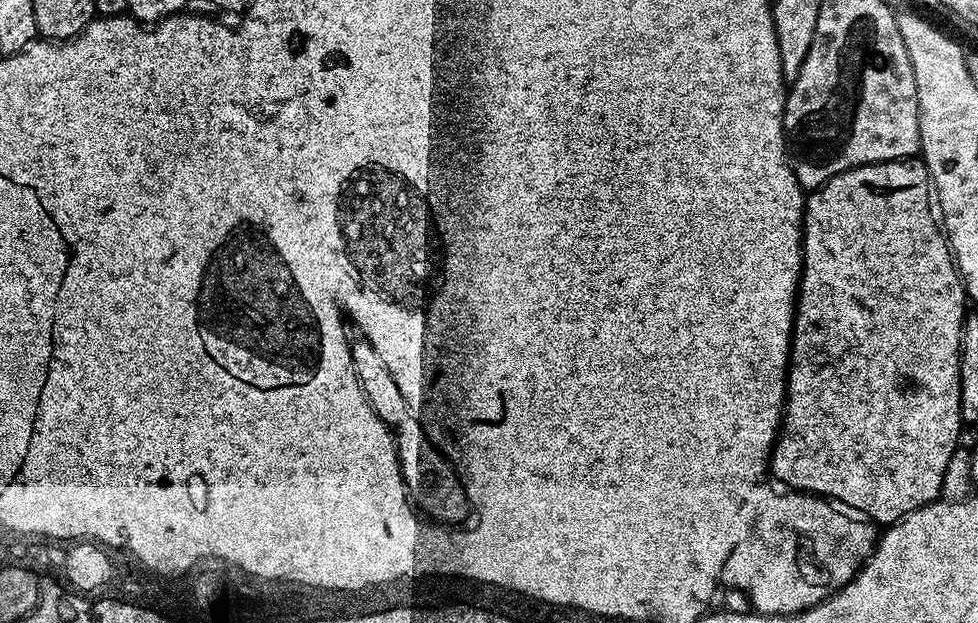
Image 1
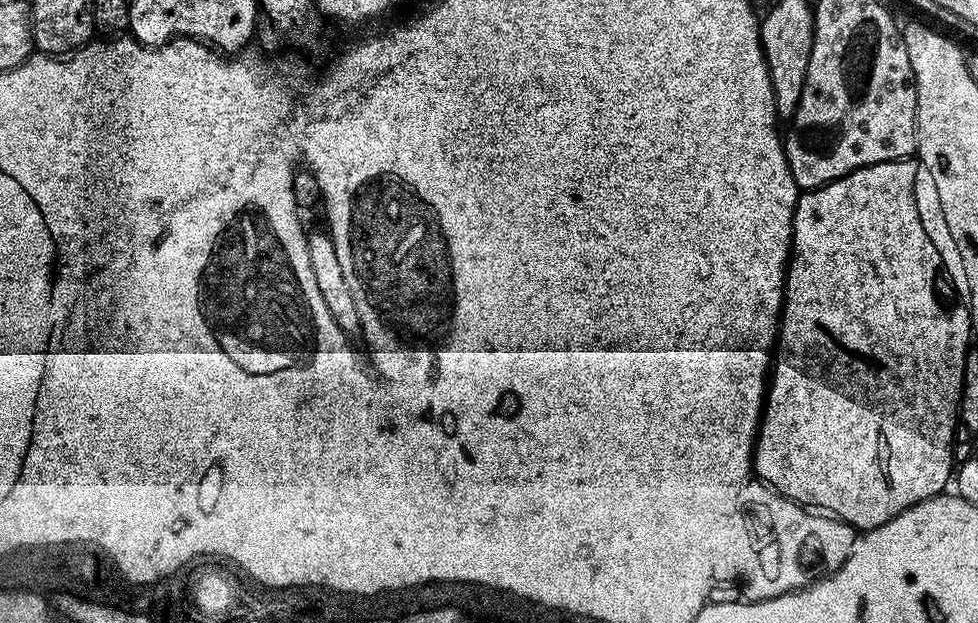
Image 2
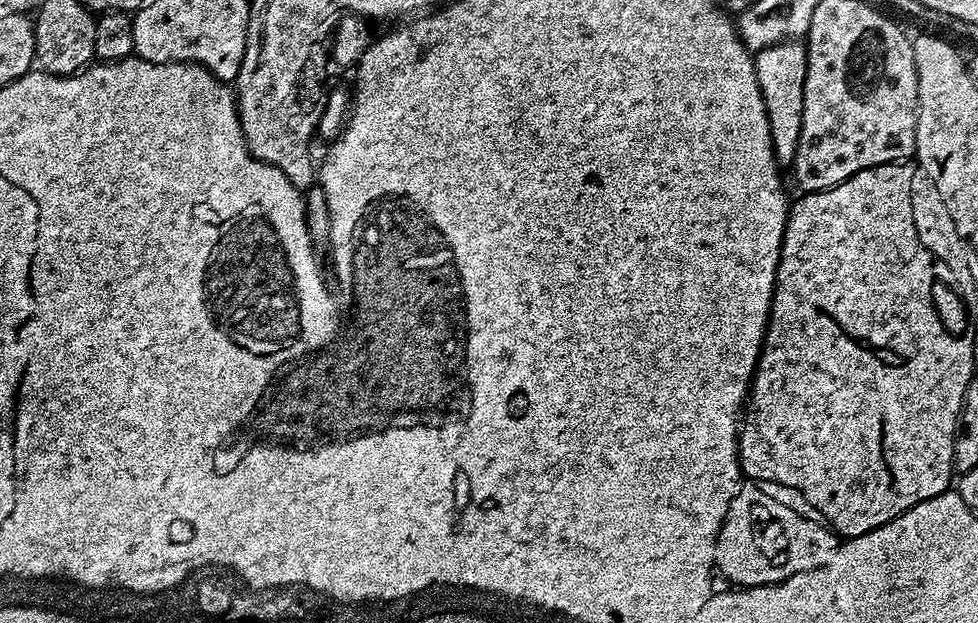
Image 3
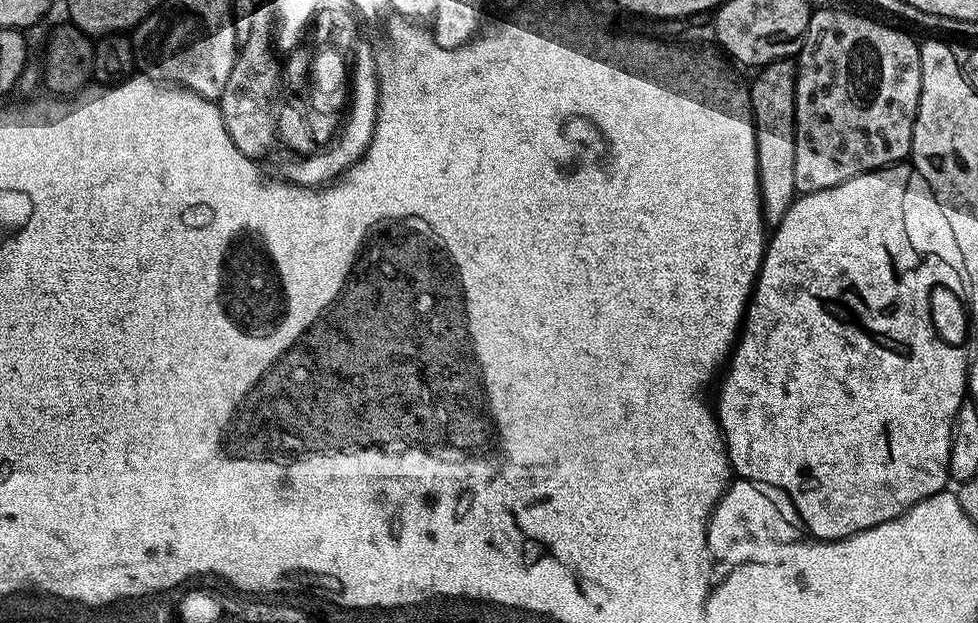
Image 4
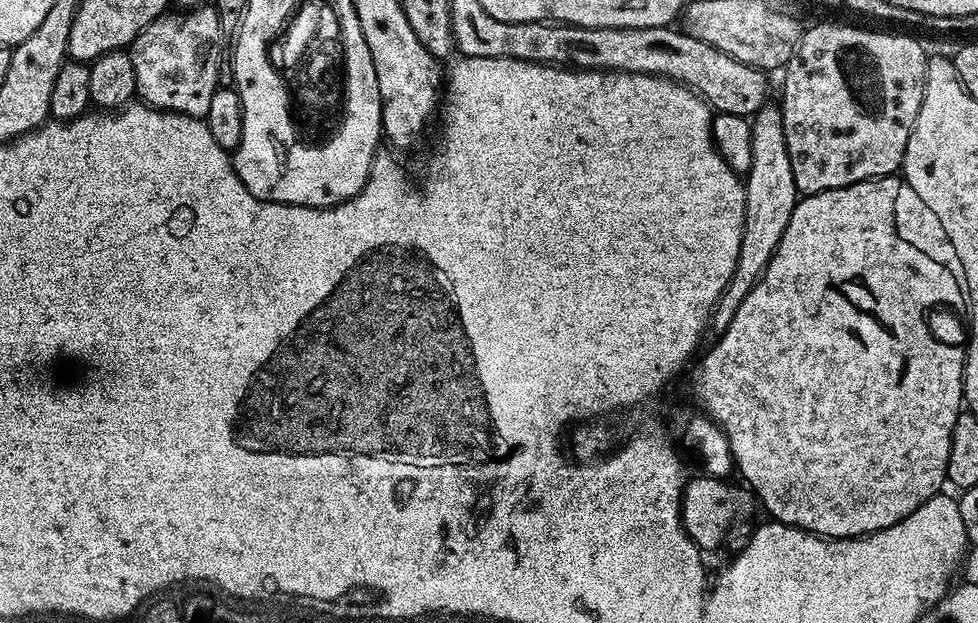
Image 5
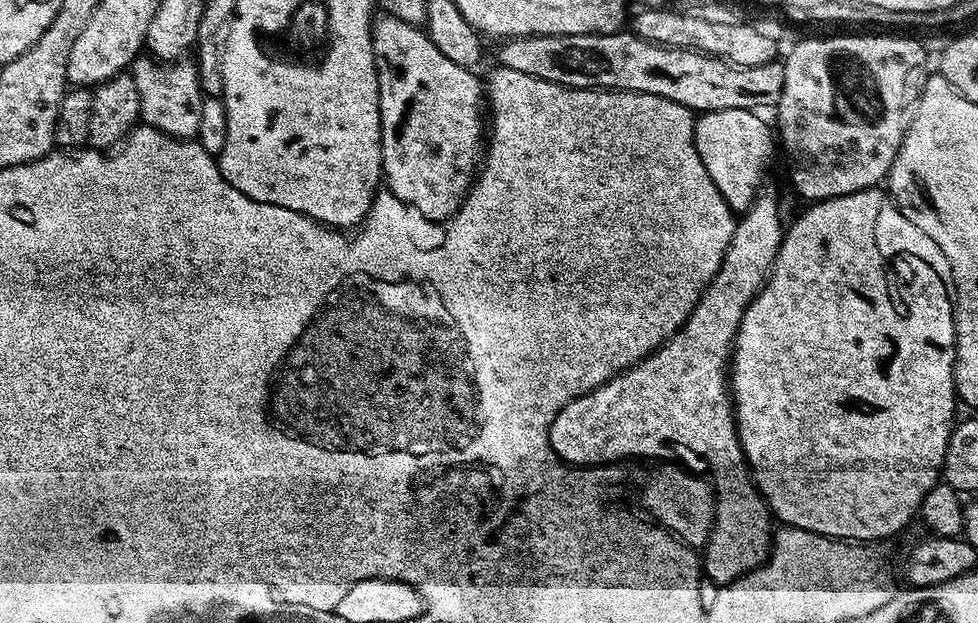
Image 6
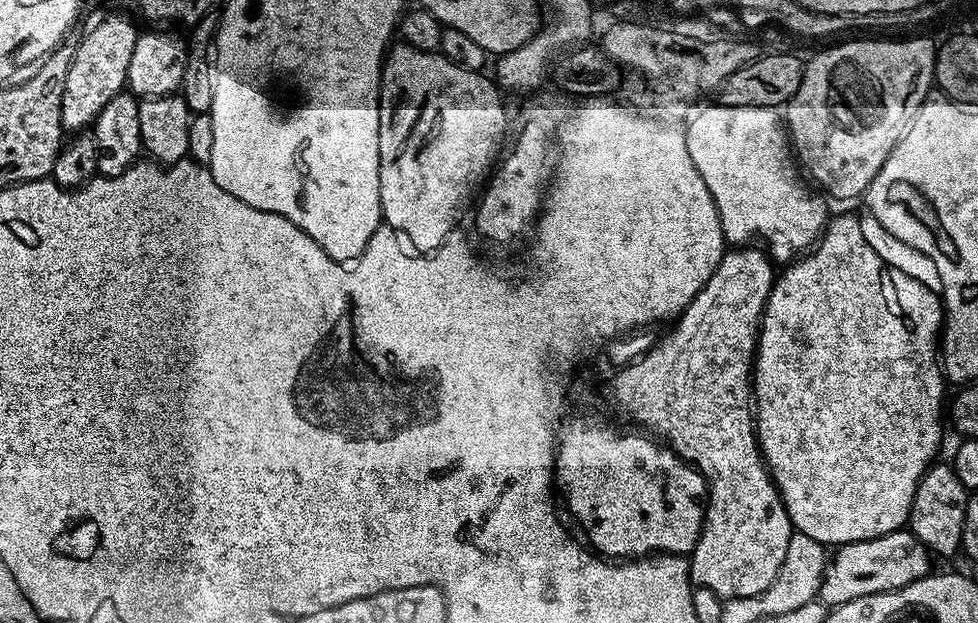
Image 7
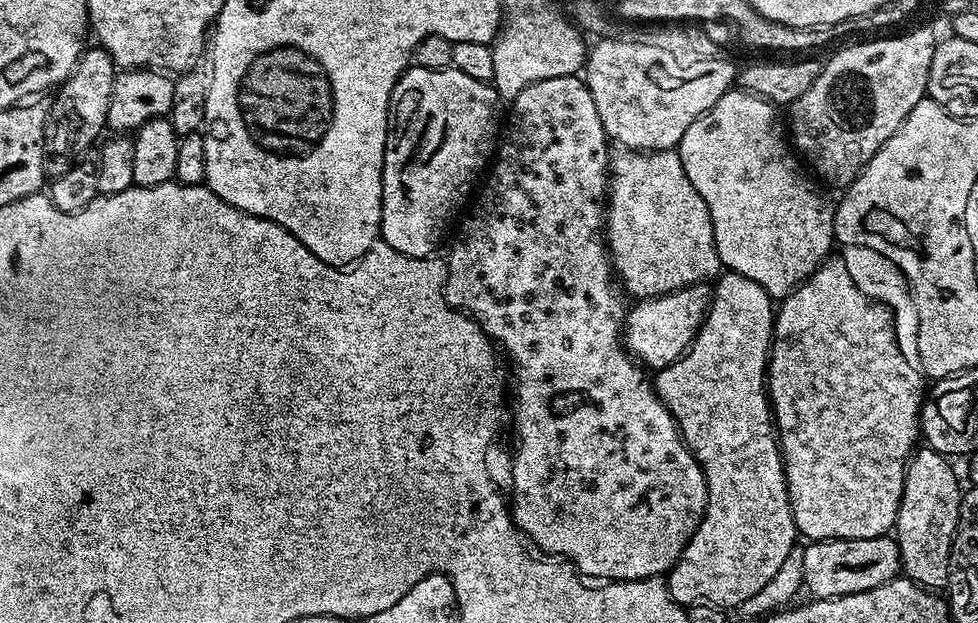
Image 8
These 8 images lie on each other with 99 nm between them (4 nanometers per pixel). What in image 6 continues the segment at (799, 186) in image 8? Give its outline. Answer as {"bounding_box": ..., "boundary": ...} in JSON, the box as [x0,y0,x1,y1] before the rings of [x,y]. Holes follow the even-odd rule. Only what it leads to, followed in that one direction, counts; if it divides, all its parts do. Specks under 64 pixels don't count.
{"bounding_box":[694,110,774,214],"boundary":[[[718,110],[703,113],[694,124],[702,166],[706,166],[706,174],[710,174],[714,186],[736,214],[742,214],[756,201],[772,156],[774,132],[760,116],[752,110]]]}

